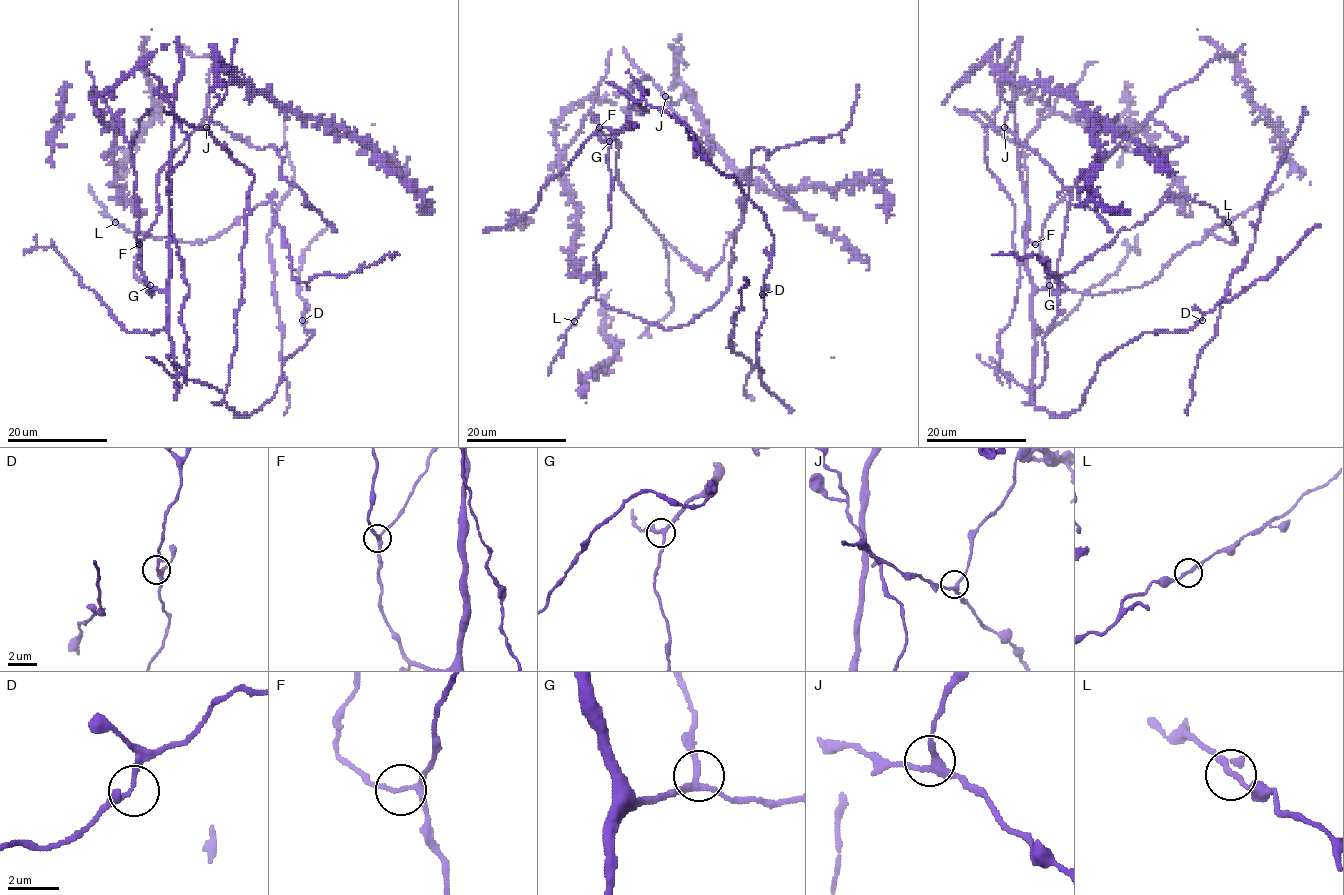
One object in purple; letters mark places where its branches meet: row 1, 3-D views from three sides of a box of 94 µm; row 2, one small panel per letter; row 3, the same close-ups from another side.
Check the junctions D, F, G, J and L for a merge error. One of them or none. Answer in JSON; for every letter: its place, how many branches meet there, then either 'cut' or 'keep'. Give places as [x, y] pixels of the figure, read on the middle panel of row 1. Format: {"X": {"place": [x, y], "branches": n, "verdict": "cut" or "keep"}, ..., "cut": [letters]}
{"D": {"place": [762, 294], "branches": 3, "verdict": "keep"}, "F": {"place": [599, 127], "branches": 3, "verdict": "keep"}, "G": {"place": [609, 141], "branches": 3, "verdict": "keep"}, "J": {"place": [665, 96], "branches": 3, "verdict": "keep"}, "L": {"place": [574, 321], "branches": 3, "verdict": "keep"}, "cut": []}

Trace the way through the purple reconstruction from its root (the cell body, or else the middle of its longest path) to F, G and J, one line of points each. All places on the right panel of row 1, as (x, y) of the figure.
F: (1008, 325), (1019, 285), (1016, 254), (1025, 256), (1031, 285), (1036, 290), (1048, 286), (1048, 270), (1035, 244)
G: (1008, 325), (1019, 285), (1020, 261), (1016, 254), (1024, 254), (1026, 274), (1036, 290), (1049, 285)
J: (1008, 325), (996, 369), (1033, 392), (1046, 364), (1043, 336), (1058, 314), (1055, 271), (1072, 193), (1004, 127)

